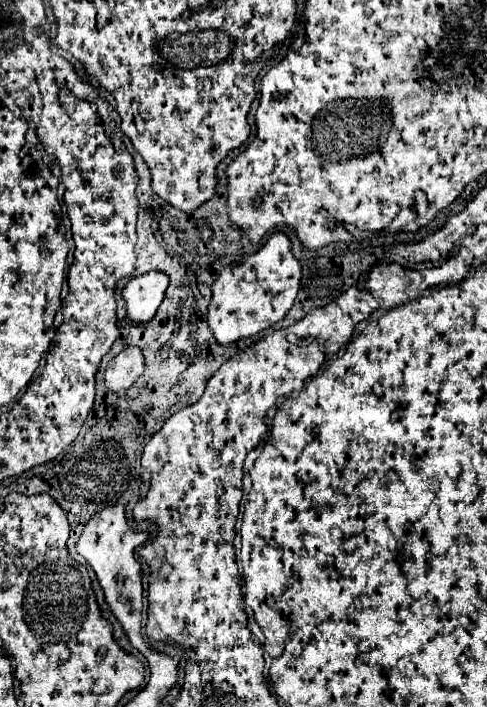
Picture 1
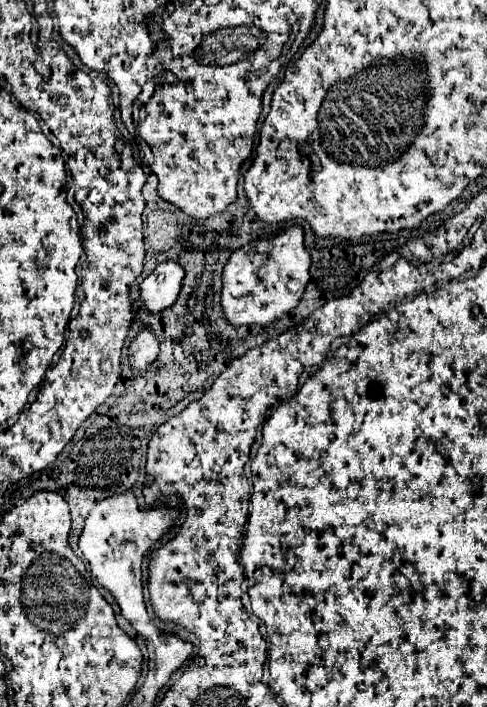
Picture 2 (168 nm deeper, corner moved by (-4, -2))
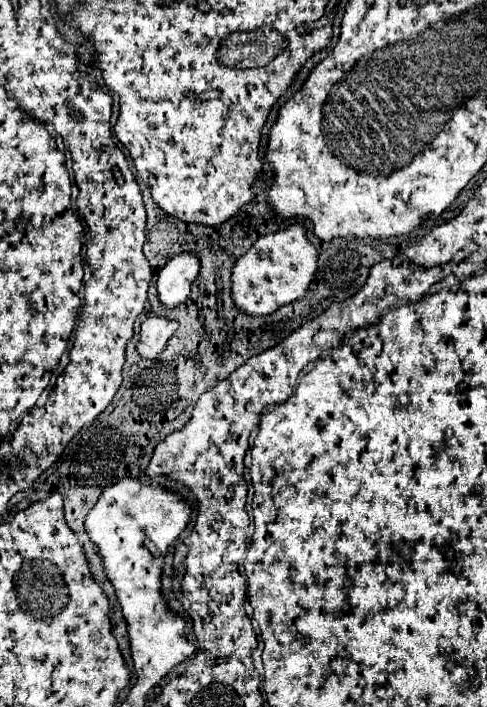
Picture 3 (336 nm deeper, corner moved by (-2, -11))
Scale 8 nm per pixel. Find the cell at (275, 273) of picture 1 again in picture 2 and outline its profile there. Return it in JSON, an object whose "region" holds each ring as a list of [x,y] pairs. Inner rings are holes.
{"region":[[[291,225],[271,239],[277,241],[271,241],[271,245],[265,249],[259,249],[253,243],[237,249],[225,267],[221,305],[229,323],[235,327],[273,323],[299,303],[305,285],[311,279],[311,255],[305,247],[303,227]],[[249,251],[253,251],[253,257],[249,257]]]}

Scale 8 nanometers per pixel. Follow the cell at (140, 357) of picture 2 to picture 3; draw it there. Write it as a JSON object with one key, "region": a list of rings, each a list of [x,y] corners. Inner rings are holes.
{"region":[[[147,318],[141,324],[141,334],[137,342],[137,352],[139,356],[153,360],[157,358],[169,340],[169,336],[177,330],[175,320],[165,320],[165,318]]]}

